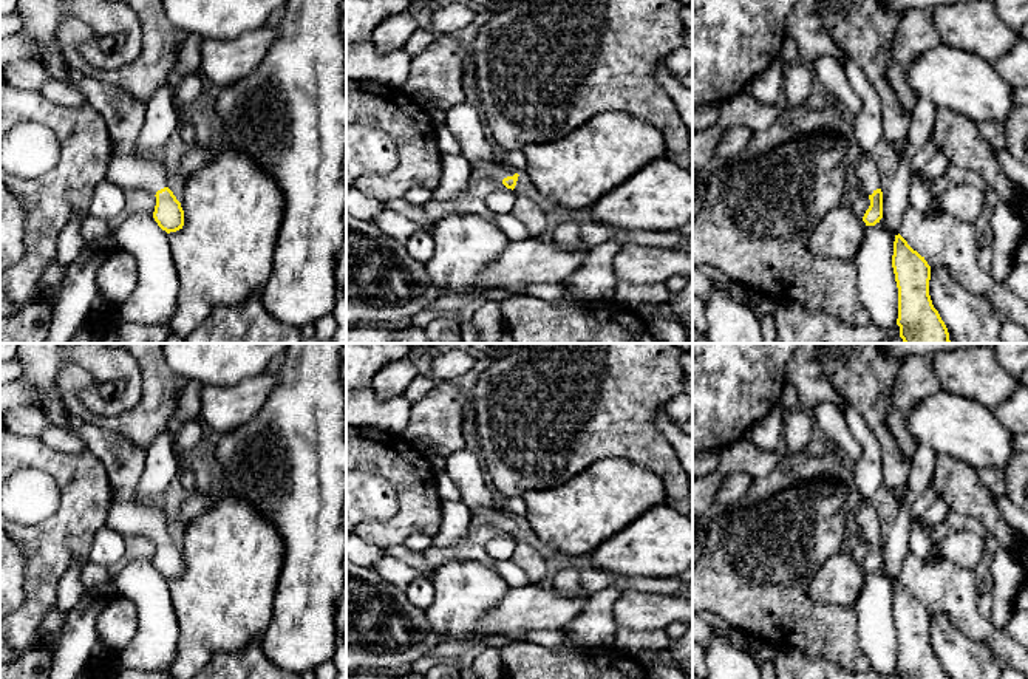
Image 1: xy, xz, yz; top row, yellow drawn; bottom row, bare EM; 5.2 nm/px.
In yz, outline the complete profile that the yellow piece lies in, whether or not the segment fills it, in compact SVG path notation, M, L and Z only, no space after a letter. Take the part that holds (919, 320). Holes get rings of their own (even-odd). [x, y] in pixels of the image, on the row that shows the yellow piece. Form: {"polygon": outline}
{"polygon": "M898 234L892 268L898 288L900 337L904 343L951 343L949 333L929 295L931 266Z"}

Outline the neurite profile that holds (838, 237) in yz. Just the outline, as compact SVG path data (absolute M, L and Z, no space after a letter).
M836 206L815 227L810 249L830 261L853 263L866 234L866 223L850 207Z

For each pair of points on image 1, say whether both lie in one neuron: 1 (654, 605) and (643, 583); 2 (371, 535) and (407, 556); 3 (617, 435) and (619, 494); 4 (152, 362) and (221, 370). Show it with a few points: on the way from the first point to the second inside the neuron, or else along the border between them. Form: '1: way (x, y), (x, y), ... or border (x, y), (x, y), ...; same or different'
1: border (622, 593), (654, 591), (674, 596); different
2: border (402, 543), (384, 548); different
3: border (583, 469), (600, 460), (626, 458), (651, 472); different
4: border (164, 359), (173, 371), (187, 381); different

